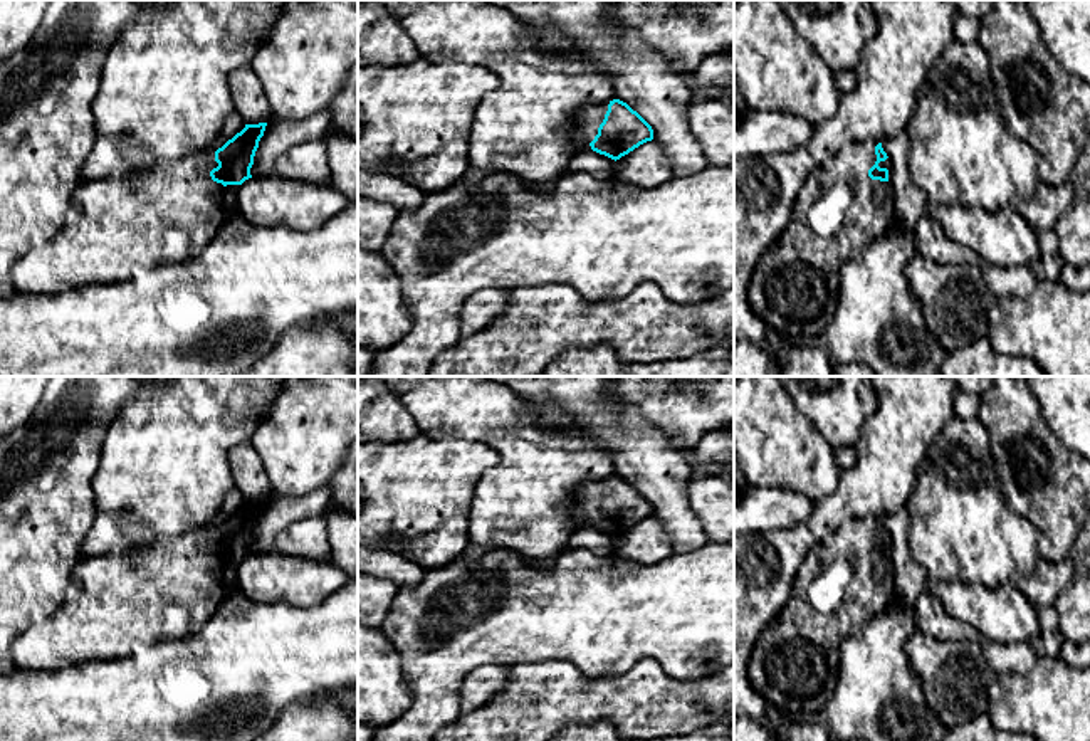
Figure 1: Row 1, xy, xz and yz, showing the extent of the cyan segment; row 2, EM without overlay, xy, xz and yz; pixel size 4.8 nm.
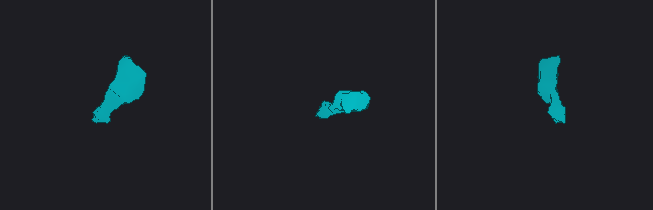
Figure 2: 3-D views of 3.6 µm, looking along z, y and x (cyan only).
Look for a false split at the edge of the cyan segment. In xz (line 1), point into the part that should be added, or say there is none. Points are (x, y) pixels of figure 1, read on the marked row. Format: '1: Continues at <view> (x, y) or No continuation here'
1: Continues at xz (586, 123)

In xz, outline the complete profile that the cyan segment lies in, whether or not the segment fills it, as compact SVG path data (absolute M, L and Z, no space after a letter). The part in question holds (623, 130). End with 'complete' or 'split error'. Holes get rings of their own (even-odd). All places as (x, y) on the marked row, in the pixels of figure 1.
M620 99L586 106L574 119L574 145L579 153L596 151L616 161L652 139L652 126Z; split error

